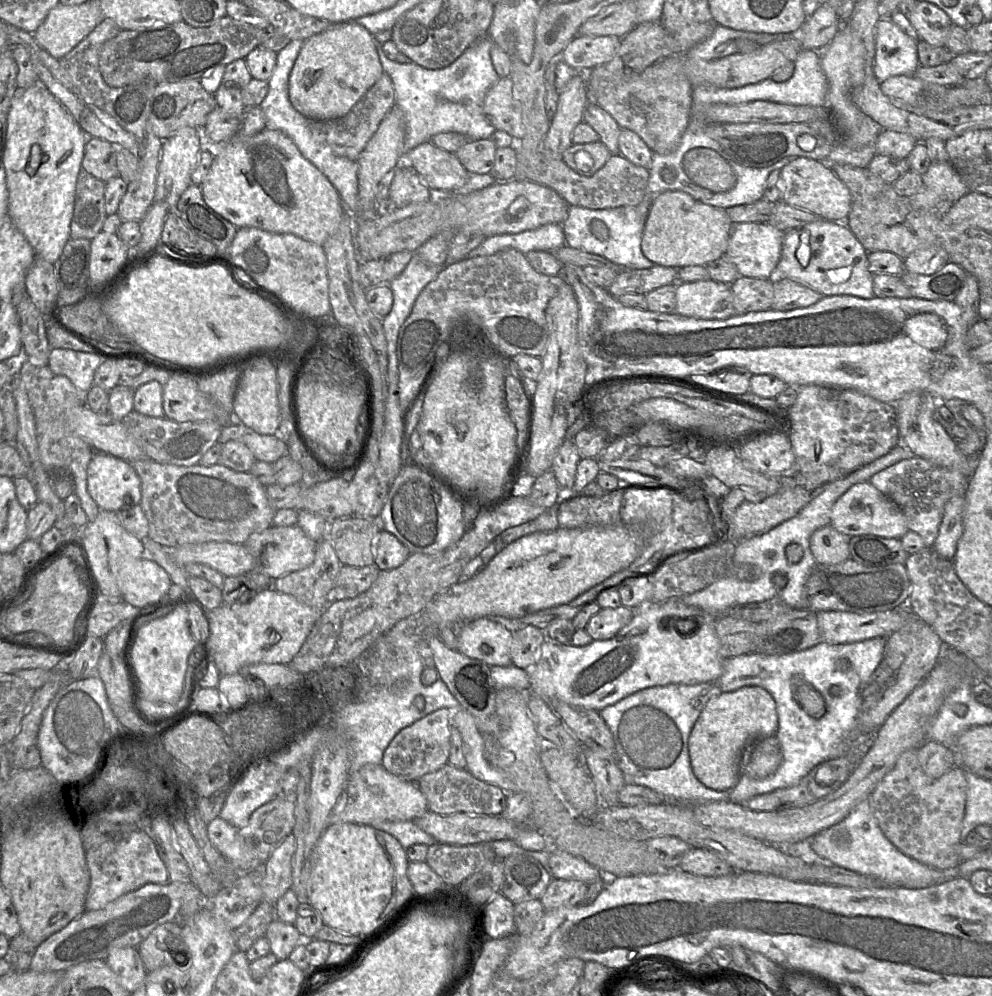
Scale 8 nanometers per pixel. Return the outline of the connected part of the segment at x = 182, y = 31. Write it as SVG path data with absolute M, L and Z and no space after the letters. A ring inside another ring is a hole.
M228 16L209 27L191 27L183 21L157 23L137 30L121 30L111 19L104 19L75 48L60 59L60 64L72 83L86 100L109 114L115 121L137 139L140 146L140 168L138 177L127 184L117 214L122 222L141 221L155 201L158 164L160 162L162 140L149 129L150 100L158 84L199 80L207 72L218 66L227 66L238 59L245 59L263 41L263 29L236 21Z

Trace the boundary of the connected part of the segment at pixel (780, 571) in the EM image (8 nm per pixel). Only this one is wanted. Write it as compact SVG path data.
M898 444L891 449L887 454L874 460L873 462L864 465L852 473L830 482L824 485L819 492L813 497L813 499L803 507L797 515L780 523L771 530L749 537L736 543L734 548L733 561L736 565L754 565L757 566L760 571L760 576L753 580L741 580L737 577L723 577L713 584L709 585L703 590L695 592L681 597L681 599L688 605L699 607L709 615L718 616L721 613L728 614L731 610L752 603L761 603L768 600L779 600L791 608L794 609L807 609L808 601L805 592L805 584L807 579L816 565L815 558L810 549L810 537L811 535L826 525L830 524L831 511L834 503L842 496L849 488L859 482L867 482L876 473L886 469L887 467L894 465L904 459L915 457L913 452L905 445Z

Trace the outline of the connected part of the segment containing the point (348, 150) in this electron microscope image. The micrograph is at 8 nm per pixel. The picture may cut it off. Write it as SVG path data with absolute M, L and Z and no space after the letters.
M383 72L377 82L346 115L331 120L311 120L310 129L335 154L356 161L381 122L394 106L395 90L393 82L390 76Z

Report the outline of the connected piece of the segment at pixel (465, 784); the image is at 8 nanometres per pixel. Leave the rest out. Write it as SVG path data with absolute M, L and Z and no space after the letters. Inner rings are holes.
M449 763L435 772L423 775L416 783L427 800L428 810L436 814L465 813L500 816L507 806L507 792L493 784L475 778L466 769L456 768Z

